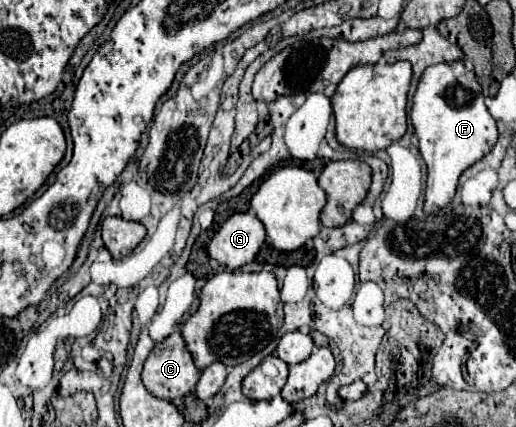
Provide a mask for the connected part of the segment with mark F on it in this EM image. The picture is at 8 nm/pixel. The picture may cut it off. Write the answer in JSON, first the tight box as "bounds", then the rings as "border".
{"bounds":[410,61,498,215],"border":[[[462,61],[438,63],[424,71],[414,95],[410,121],[420,141],[420,155],[428,169],[424,213],[430,215],[452,203],[460,175],[492,151],[498,139],[498,127],[484,105],[484,95],[476,75],[468,71]]]}

